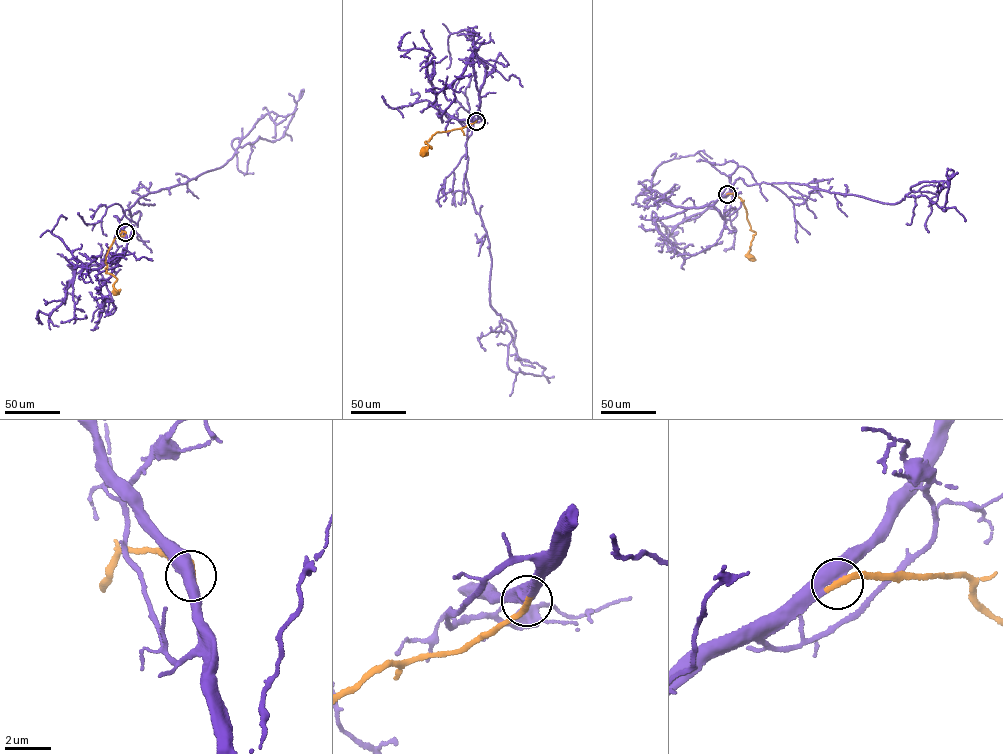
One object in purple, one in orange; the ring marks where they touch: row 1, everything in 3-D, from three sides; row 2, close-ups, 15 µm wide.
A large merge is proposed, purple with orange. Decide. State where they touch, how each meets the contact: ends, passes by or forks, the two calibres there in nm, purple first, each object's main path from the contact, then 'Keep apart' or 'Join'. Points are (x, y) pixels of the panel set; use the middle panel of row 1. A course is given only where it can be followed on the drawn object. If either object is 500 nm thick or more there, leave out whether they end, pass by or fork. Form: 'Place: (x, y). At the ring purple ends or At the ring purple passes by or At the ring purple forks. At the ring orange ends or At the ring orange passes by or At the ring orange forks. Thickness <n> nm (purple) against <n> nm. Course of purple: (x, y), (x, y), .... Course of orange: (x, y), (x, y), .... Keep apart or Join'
Place: (476, 121). Thickness 550 nm (purple) against 320 nm. Course of purple: (476, 121), (468, 121), (465, 179), (489, 244), (491, 307), (512, 338), (508, 368), (554, 376). Course of orange: (476, 121), (462, 128), (436, 132), (425, 142), (431, 148), (426, 147), (422, 150). Join

